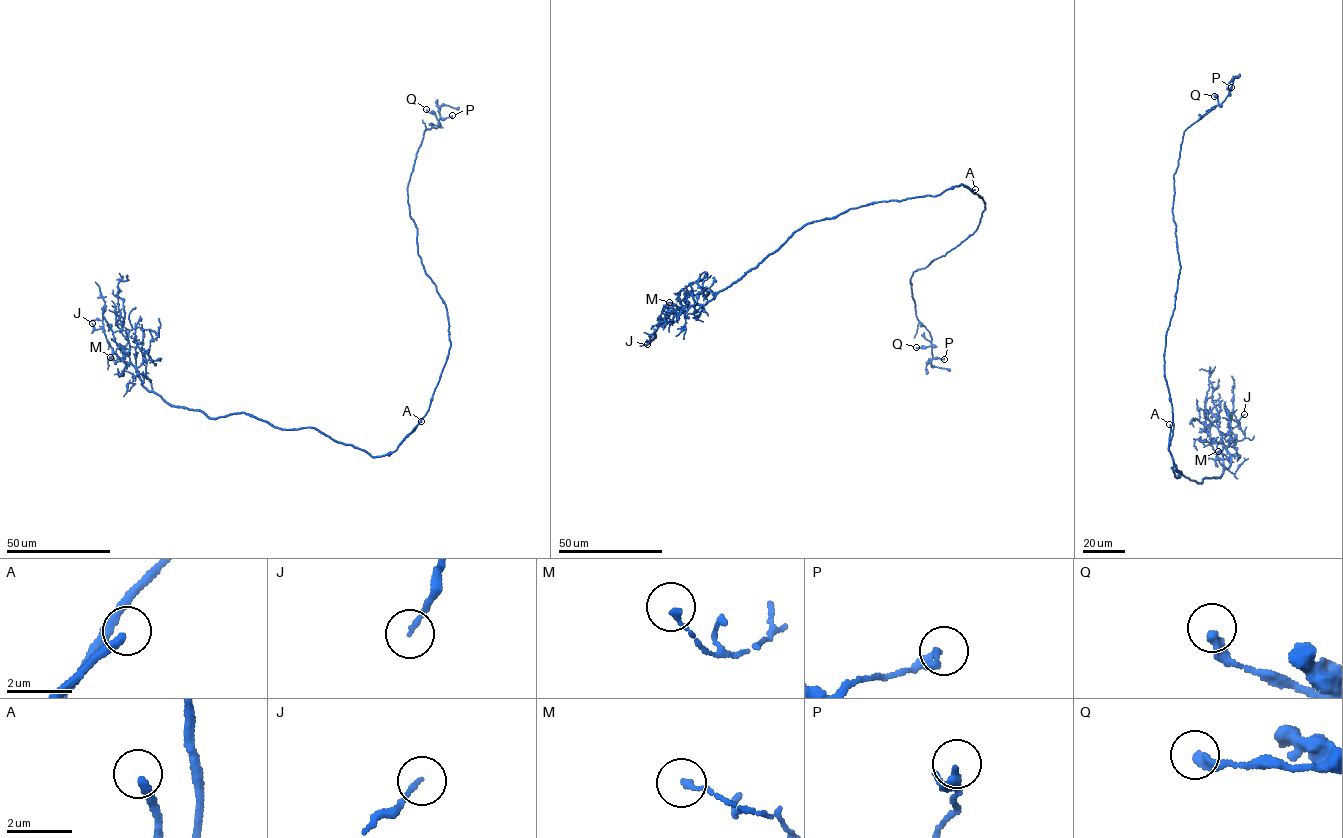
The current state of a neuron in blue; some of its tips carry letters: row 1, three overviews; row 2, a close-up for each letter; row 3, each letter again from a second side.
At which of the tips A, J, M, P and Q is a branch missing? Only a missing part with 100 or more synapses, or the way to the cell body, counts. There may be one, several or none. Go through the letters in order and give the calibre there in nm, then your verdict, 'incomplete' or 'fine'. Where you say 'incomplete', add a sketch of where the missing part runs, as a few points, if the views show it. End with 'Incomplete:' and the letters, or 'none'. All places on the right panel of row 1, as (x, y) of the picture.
A: 280 nm thick; incomplete; missing branch runs (1169, 424), (1162, 411)
J: 130 nm thick; fine
M: 160 nm thick; fine
P: 220 nm thick; fine
Q: 320 nm thick; fine
Incomplete: A

